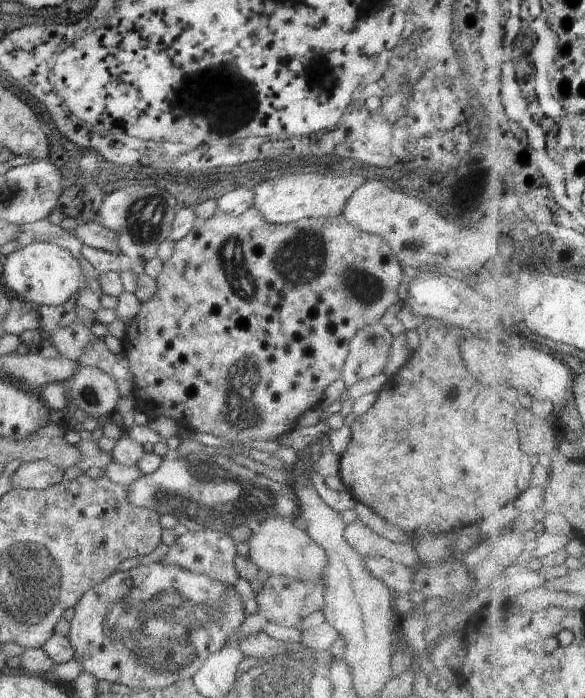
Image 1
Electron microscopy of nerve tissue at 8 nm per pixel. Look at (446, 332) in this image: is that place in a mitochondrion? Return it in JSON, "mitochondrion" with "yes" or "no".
{"mitochondrion":"no"}

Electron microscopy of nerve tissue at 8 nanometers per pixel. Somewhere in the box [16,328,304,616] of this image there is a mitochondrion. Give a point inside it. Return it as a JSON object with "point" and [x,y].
{"point":[203,511]}

